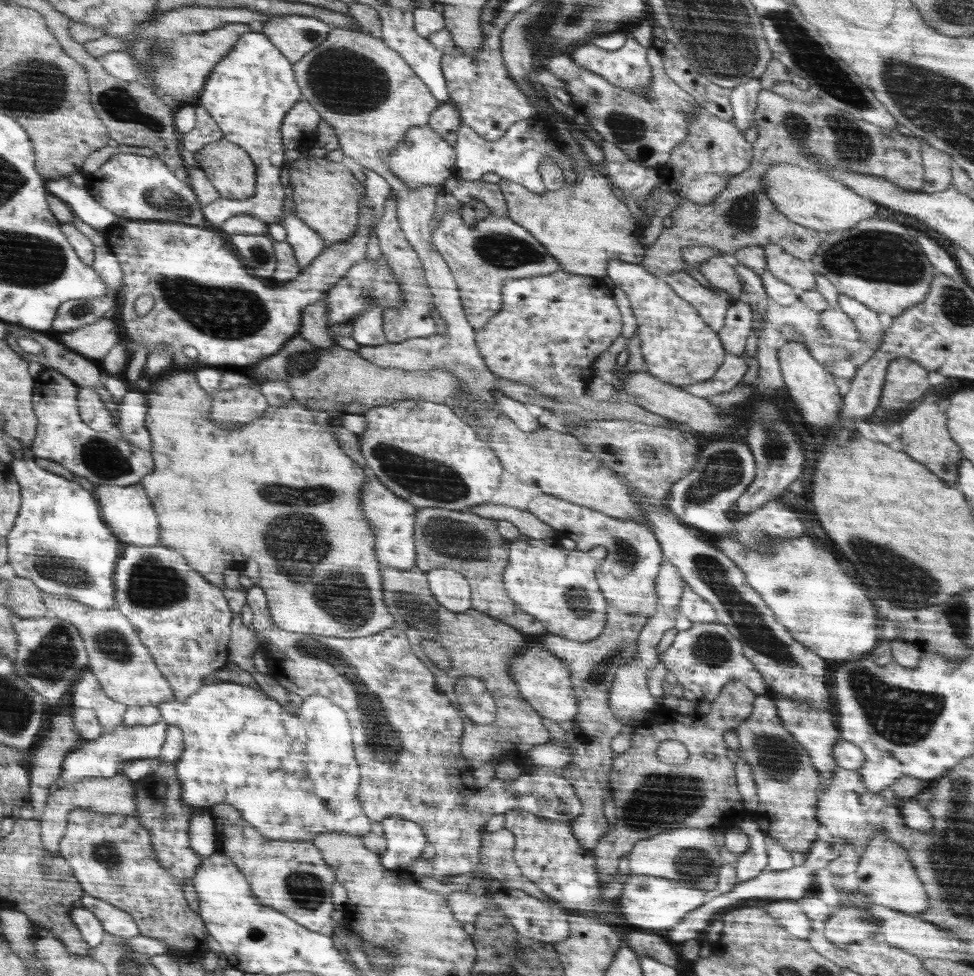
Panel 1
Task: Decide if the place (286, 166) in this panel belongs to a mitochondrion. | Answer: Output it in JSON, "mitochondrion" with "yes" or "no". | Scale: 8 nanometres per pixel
{"mitochondrion":"no"}

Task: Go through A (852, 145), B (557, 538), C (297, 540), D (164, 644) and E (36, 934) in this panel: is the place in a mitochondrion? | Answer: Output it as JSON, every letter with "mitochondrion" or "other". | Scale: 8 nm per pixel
{"A":"mitochondrion","B":"other","C":"mitochondrion","D":"other","E":"other"}

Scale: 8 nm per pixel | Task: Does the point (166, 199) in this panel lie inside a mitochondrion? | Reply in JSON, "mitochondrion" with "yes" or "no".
{"mitochondrion":"yes"}

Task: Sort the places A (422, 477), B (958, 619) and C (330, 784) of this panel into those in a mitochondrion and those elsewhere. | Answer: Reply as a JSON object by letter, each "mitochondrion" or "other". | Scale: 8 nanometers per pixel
{"A":"mitochondrion","B":"mitochondrion","C":"other"}

